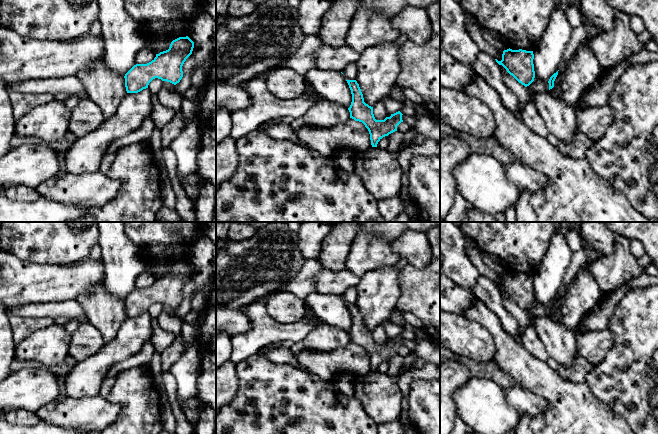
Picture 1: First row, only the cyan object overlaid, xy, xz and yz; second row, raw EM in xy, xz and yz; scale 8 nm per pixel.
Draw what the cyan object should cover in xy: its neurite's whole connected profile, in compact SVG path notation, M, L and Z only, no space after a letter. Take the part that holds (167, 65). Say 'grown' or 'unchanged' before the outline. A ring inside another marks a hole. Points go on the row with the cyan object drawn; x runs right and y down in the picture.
unchanged | M188 37L173 40L168 50L156 54L147 64L134 65L124 76L127 93L138 93L148 88L155 79L170 82L174 85L183 77L182 66L192 54L194 42Z

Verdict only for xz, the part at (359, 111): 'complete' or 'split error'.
complete

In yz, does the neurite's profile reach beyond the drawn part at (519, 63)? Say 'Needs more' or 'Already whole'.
Already whole

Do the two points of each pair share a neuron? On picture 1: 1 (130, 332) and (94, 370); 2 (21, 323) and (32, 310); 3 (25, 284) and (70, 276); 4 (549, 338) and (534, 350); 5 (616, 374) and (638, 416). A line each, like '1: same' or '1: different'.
1: same
2: different
3: same
4: different
5: same

